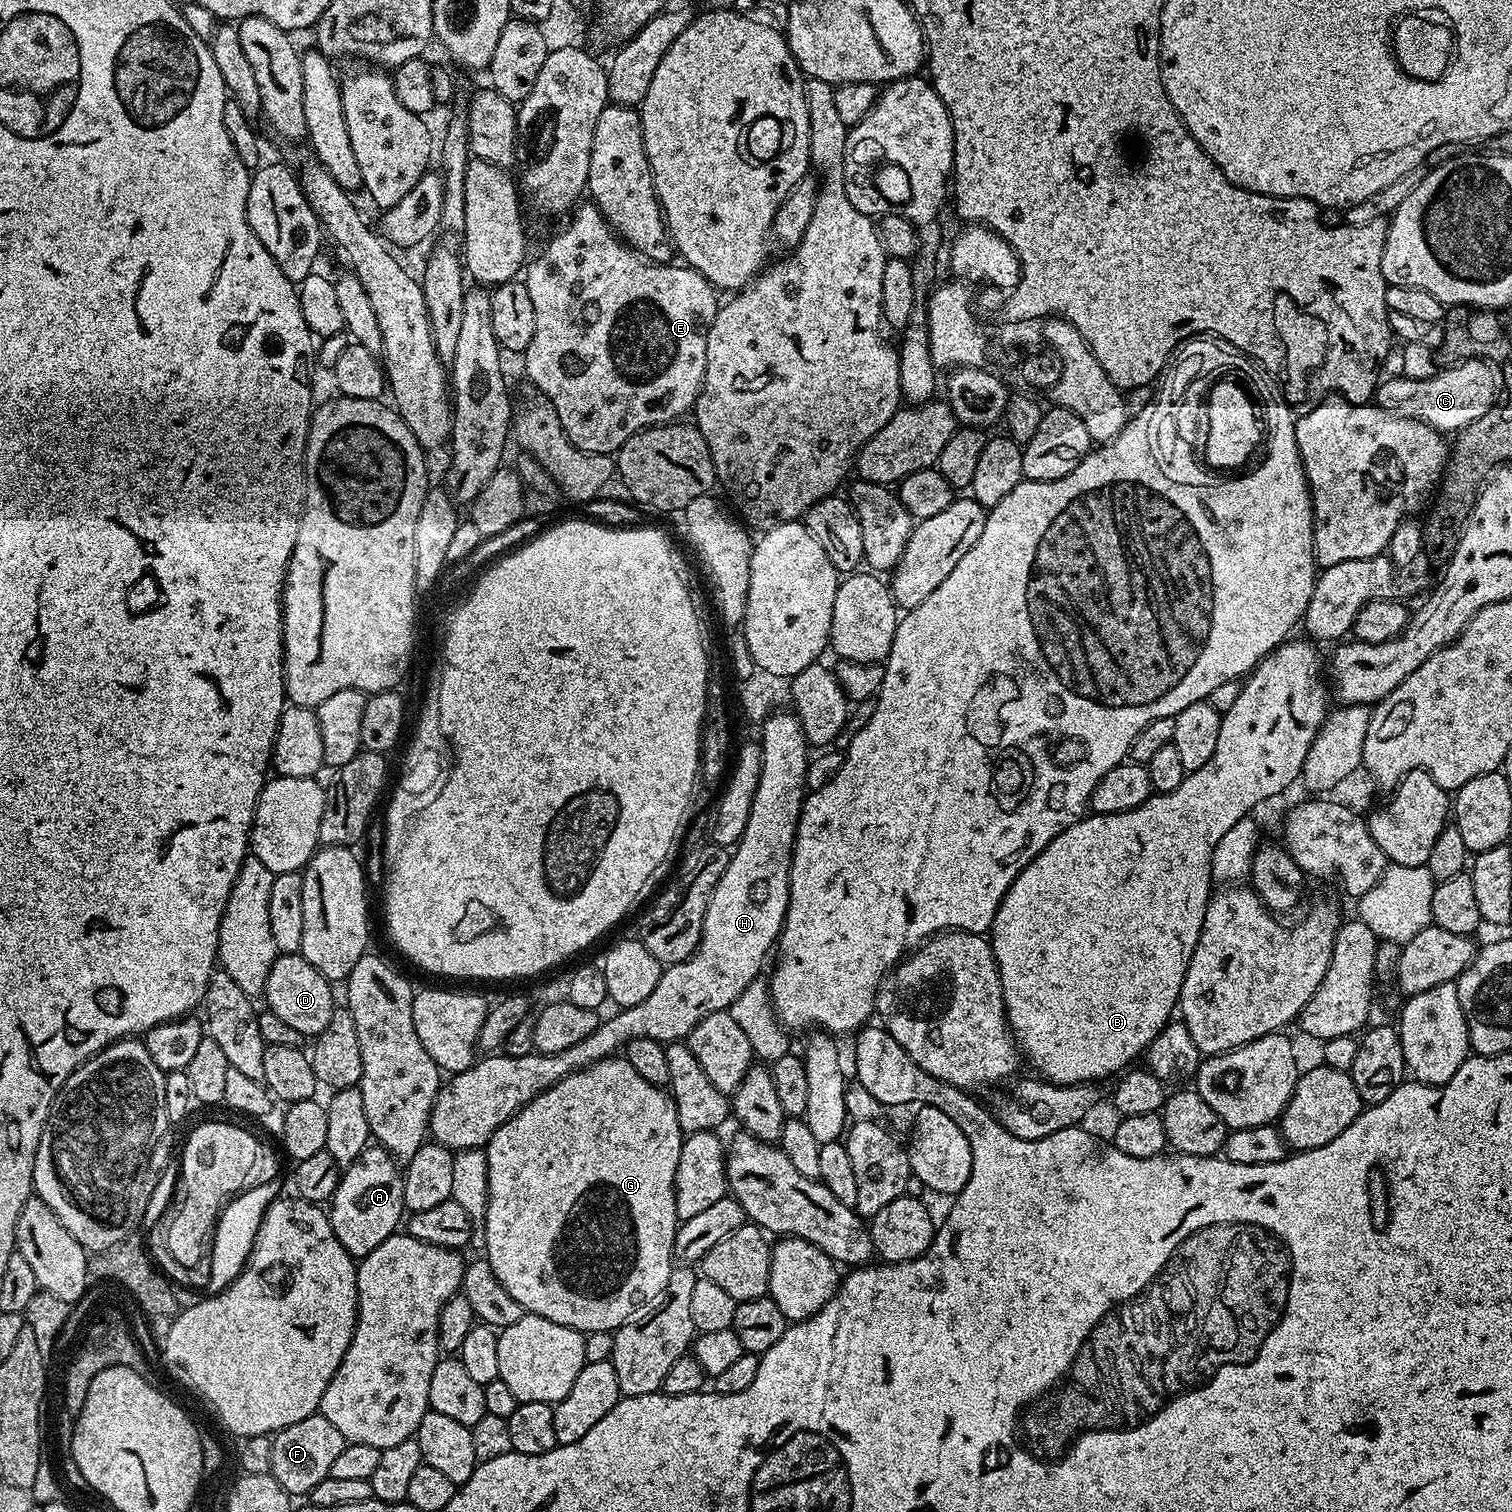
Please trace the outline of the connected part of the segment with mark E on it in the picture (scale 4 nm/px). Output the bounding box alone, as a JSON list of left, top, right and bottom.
[522,202,718,456]

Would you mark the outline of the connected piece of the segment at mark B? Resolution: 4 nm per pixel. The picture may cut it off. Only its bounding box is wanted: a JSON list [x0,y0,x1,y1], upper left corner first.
[990,639,1330,1084]

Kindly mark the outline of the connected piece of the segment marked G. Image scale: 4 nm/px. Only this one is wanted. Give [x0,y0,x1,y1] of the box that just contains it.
[482,1058,685,1334]

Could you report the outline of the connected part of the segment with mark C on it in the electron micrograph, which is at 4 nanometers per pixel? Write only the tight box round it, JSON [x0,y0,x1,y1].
[1374,358,1498,434]

